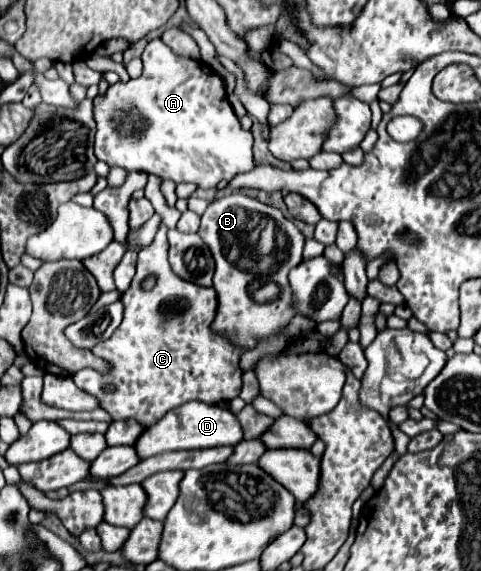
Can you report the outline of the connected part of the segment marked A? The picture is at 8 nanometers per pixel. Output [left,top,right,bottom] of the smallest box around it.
[94,39,254,189]

